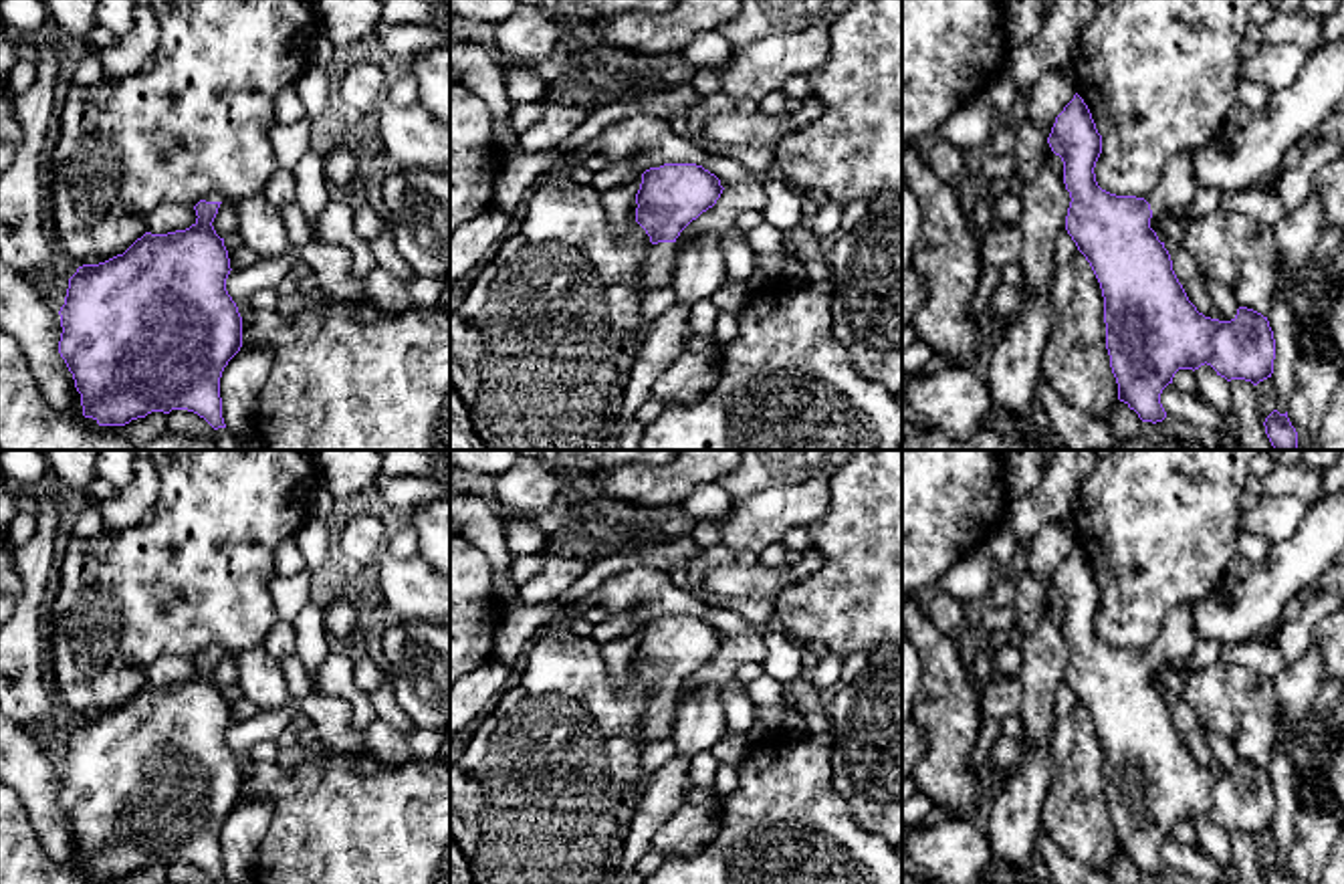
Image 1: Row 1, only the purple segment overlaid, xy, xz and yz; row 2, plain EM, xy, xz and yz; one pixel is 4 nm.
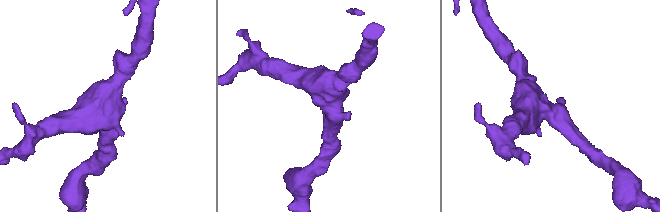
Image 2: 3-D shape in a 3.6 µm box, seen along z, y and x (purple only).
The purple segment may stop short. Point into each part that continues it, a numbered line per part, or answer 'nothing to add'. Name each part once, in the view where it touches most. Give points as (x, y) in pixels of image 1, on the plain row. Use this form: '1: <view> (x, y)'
1: xz (656, 723)

